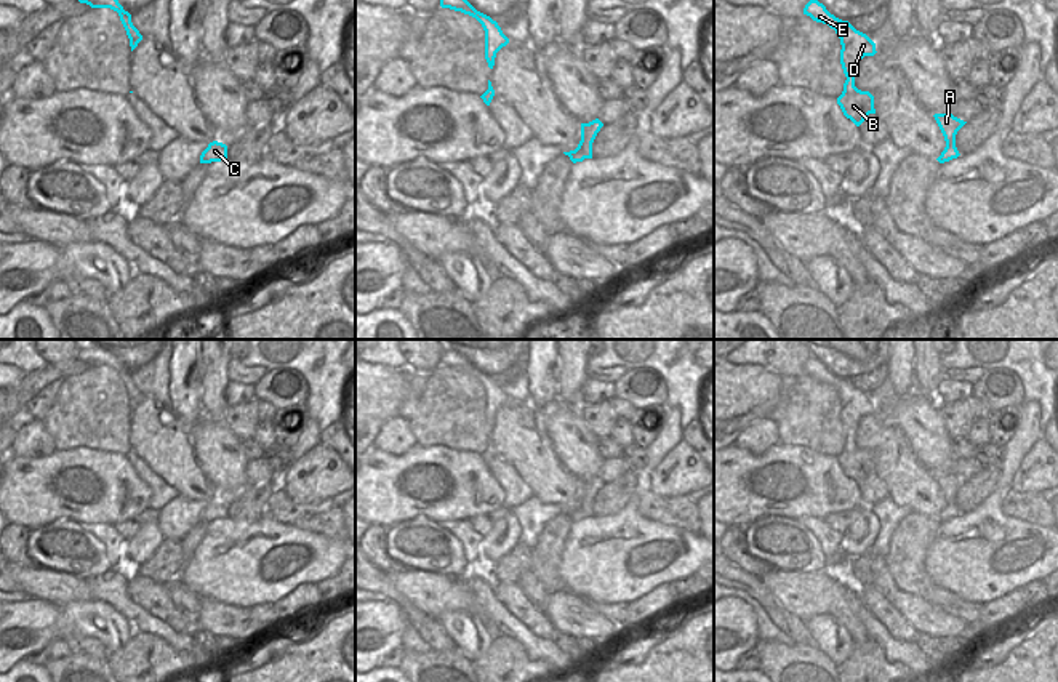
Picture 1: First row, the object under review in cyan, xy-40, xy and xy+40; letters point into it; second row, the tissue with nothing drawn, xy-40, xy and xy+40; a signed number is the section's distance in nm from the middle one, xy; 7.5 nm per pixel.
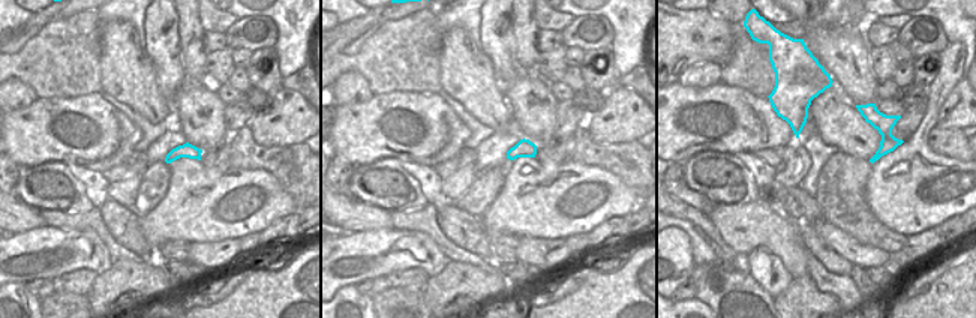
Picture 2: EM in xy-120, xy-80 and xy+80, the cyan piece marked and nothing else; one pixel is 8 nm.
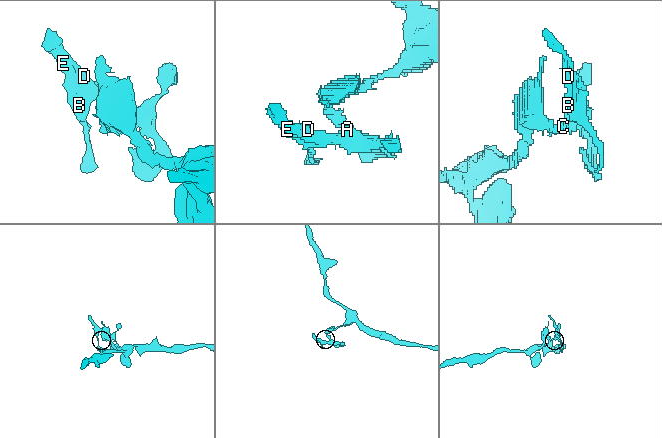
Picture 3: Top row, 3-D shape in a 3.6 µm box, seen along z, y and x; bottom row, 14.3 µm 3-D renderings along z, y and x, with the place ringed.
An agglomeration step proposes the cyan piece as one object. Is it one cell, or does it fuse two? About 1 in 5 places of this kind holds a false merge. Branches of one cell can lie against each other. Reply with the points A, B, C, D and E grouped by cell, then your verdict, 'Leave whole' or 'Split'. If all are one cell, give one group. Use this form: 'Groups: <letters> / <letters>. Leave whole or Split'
Groups: A B D E / C. Split

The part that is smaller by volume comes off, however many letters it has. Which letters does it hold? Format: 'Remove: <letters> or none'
Remove: A, B, D, E

